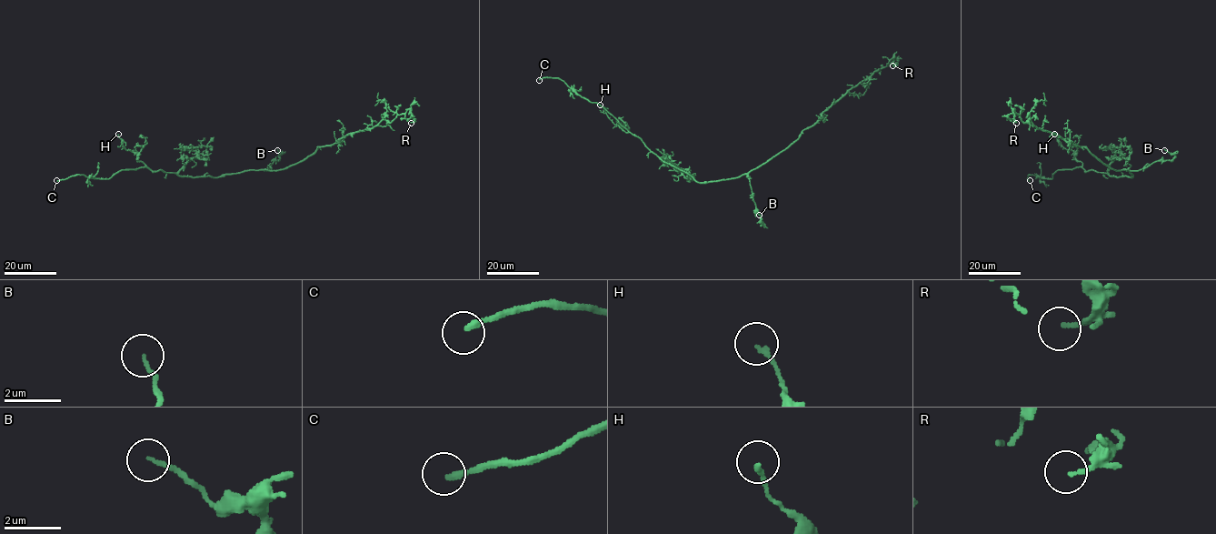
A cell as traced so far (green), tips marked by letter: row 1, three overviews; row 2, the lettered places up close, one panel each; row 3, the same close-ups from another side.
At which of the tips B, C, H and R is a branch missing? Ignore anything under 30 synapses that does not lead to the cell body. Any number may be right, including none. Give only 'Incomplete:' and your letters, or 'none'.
Incomplete: C

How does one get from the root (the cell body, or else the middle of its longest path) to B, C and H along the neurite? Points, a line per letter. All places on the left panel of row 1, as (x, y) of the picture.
B: (247, 170), (268, 170), (274, 161), (280, 159), (277, 150)
C: (247, 170), (217, 177), (191, 177), (141, 166), (122, 169), (109, 178), (76, 175), (56, 180)
H: (247, 170), (217, 177), (180, 176), (174, 173), (154, 171), (139, 161), (135, 153), (124, 147), (118, 134)

